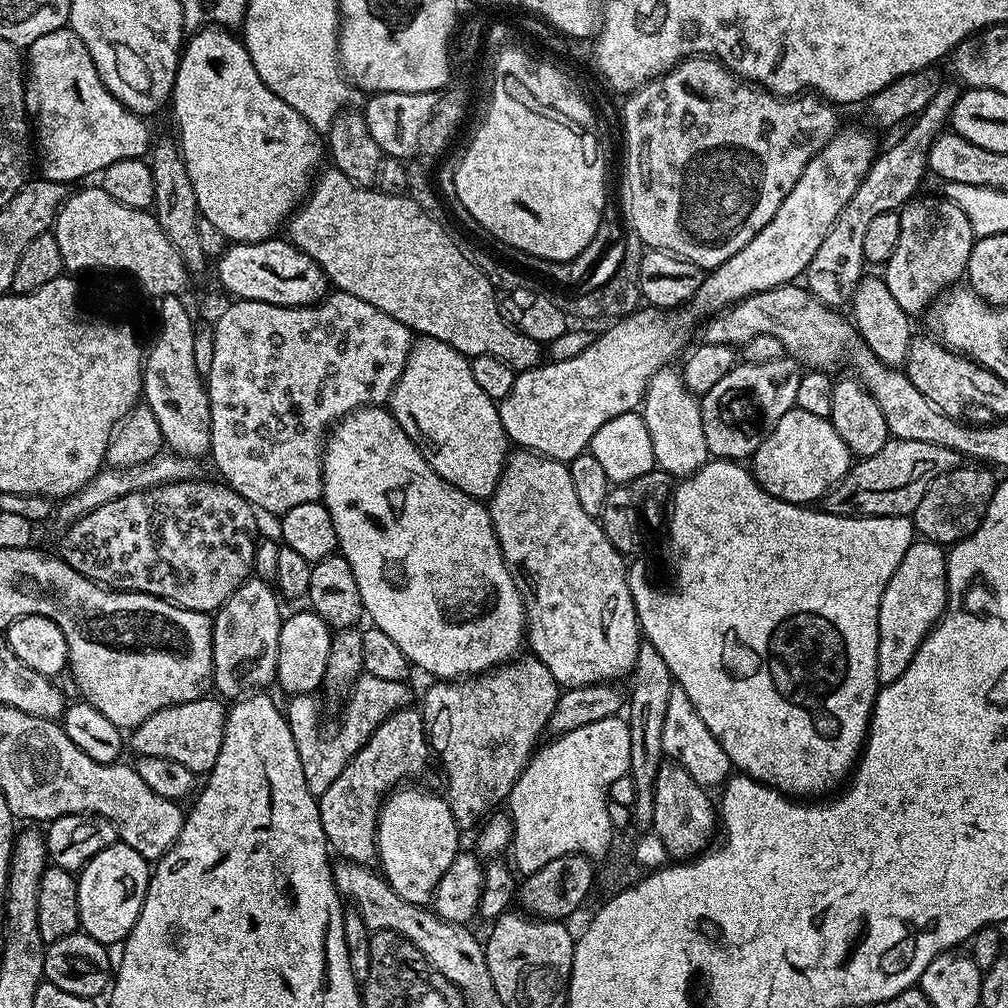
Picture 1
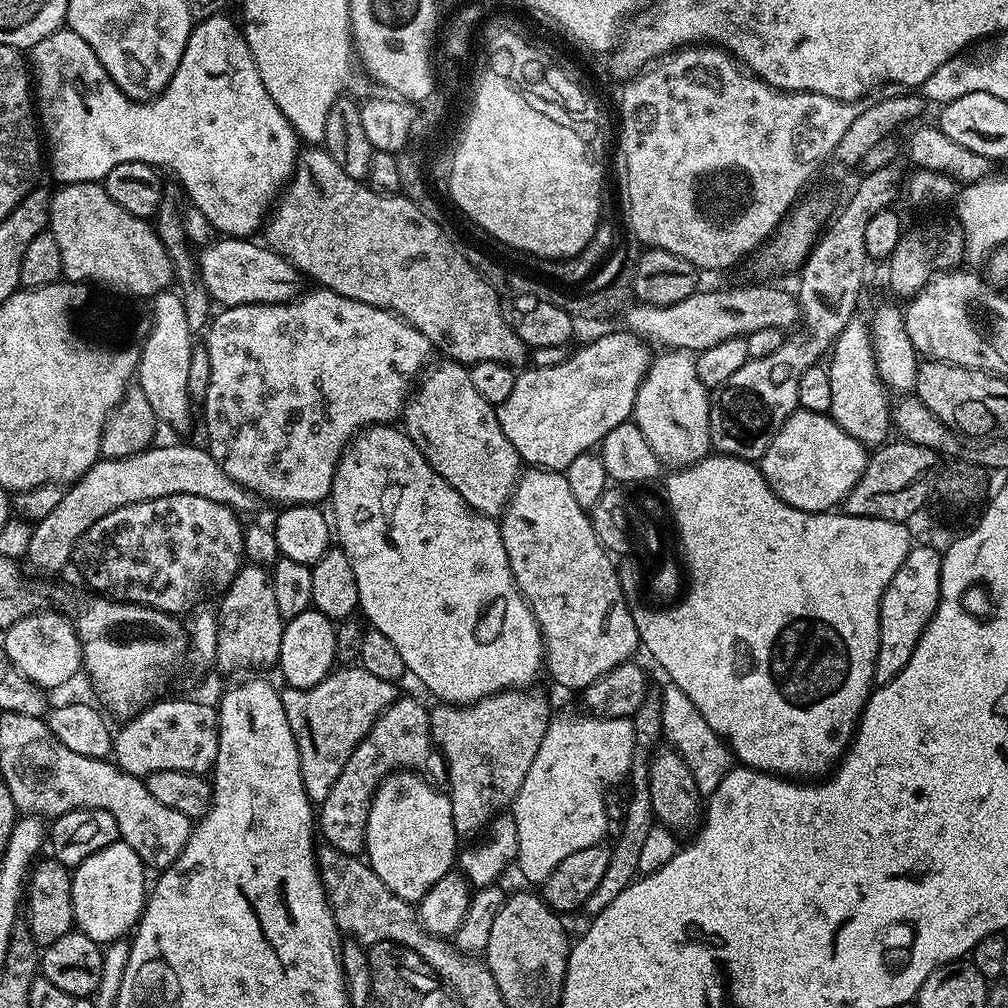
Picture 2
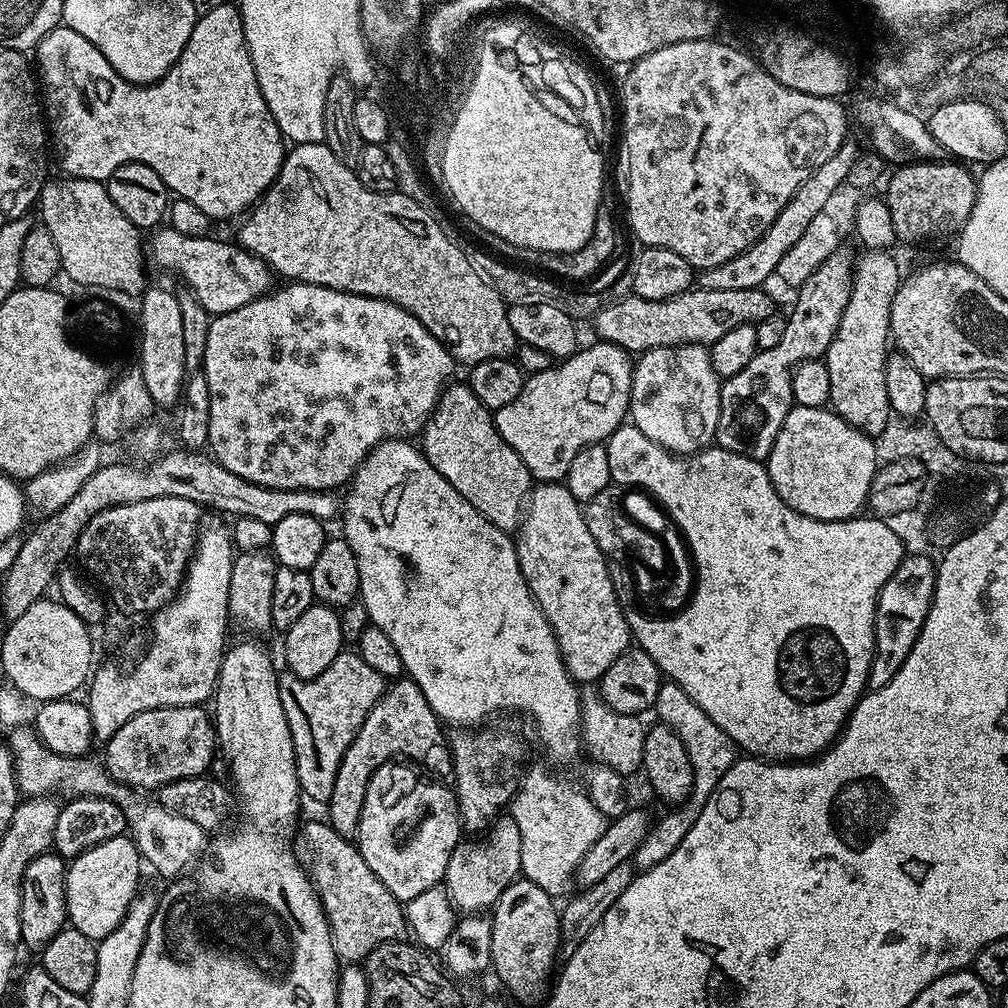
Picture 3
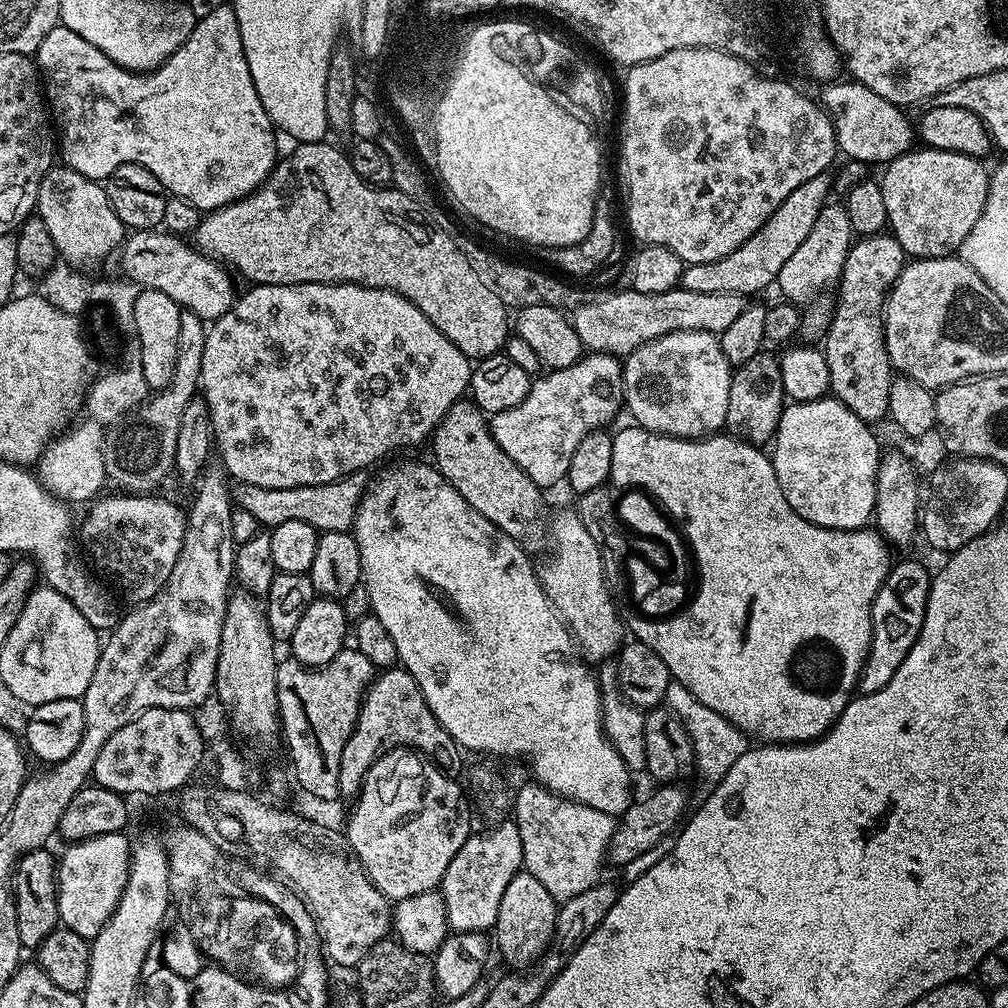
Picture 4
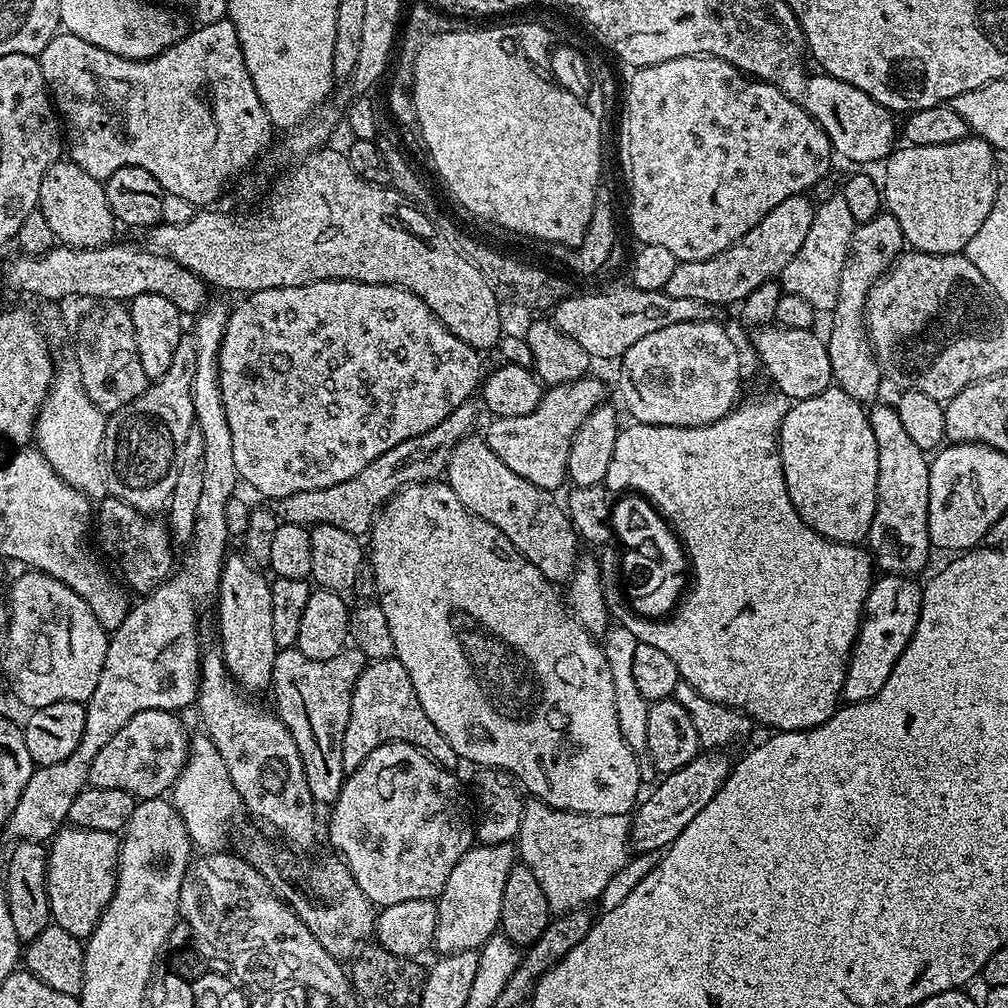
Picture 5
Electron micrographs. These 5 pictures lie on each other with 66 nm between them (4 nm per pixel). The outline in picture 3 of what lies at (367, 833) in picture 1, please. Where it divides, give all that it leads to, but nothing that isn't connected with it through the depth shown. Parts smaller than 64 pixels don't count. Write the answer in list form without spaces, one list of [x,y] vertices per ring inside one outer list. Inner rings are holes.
[[[400,678],[389,683],[384,696],[370,710],[366,722],[358,730],[354,742],[346,750],[334,778],[334,790],[326,802],[328,808],[327,823],[331,824],[338,834],[349,838],[355,837],[356,827],[360,825],[362,802],[366,798],[366,786],[370,778],[383,764],[397,758],[407,758],[412,762],[432,760],[436,756],[435,748],[445,747],[446,732],[440,717],[434,714],[426,694],[411,678]],[[397,683],[397,684],[396,684]],[[441,728],[441,729],[440,729]]]

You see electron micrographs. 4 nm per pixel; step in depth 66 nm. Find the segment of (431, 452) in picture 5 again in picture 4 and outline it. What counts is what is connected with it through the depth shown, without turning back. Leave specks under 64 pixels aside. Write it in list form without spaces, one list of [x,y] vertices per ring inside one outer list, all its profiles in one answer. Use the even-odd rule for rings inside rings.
[[[367,471],[352,472],[342,480],[293,488],[263,488],[237,483],[234,488],[234,500],[242,510],[254,514],[257,522],[268,530],[282,526],[282,522],[307,522],[318,532],[346,532],[351,529],[357,506],[369,487],[368,475]]]

